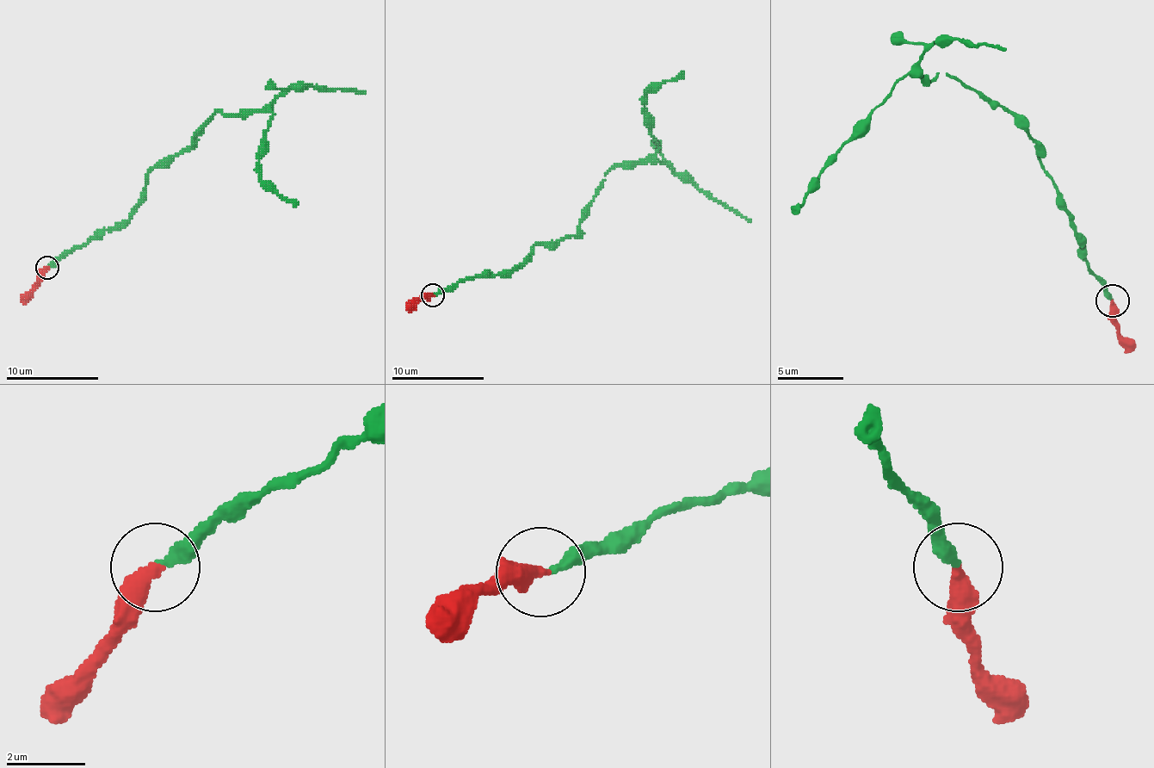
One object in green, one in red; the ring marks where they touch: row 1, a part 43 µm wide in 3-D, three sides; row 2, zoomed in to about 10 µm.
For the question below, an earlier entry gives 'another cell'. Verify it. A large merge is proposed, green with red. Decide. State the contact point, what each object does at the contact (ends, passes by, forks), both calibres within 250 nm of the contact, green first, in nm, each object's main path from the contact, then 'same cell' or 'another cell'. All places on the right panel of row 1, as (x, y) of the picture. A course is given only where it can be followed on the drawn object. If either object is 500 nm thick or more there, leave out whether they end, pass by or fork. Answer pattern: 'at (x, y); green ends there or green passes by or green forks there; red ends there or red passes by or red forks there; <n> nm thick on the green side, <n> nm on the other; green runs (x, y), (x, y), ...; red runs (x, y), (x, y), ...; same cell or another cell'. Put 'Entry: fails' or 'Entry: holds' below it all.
at (1112, 300); green ends there; red ends there; 240 nm thick on the green side, 420 nm on the other; green runs (1113, 300), (1089, 273), (1039, 146), (1000, 107), (947, 73), (900, 80), (791, 207); red runs (1113, 300), (1113, 316), (1123, 353); same cell
Entry: fails

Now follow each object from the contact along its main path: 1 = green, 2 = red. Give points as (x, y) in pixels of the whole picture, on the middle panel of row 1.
1: (432, 295), (508, 275), (536, 244), (575, 236), (612, 169), (644, 164), (658, 147), (644, 96), (683, 71)
2: (432, 295), (409, 302)

